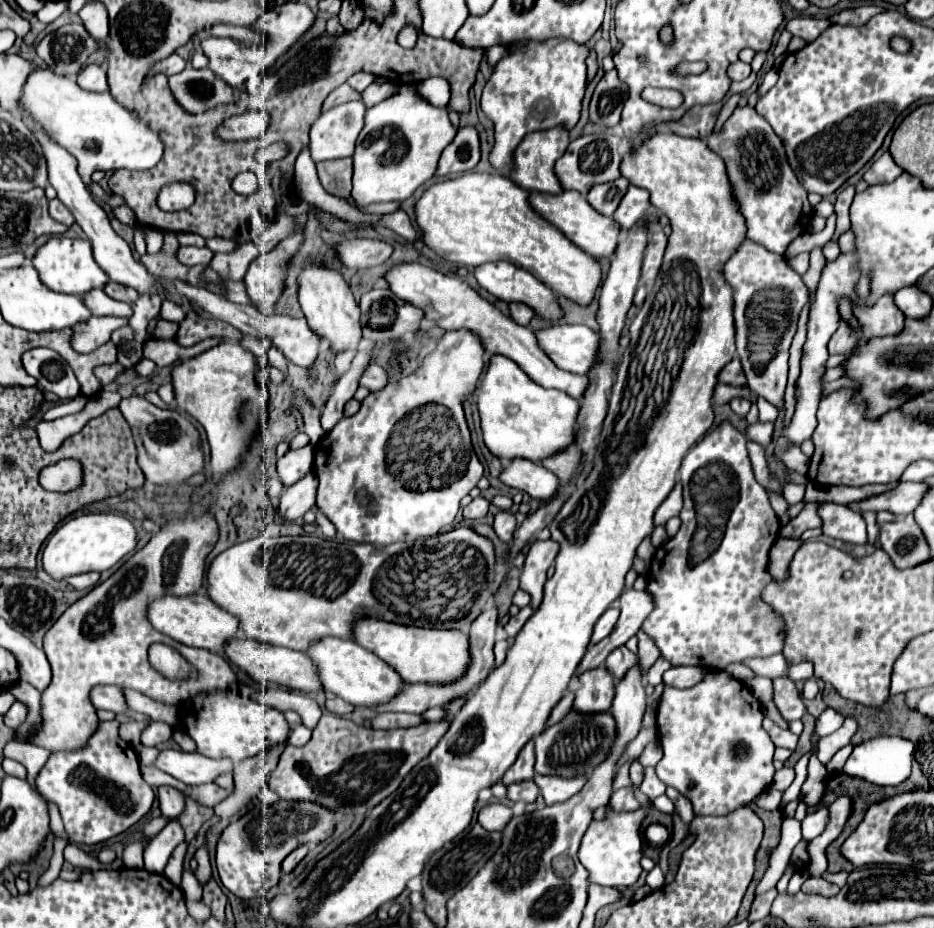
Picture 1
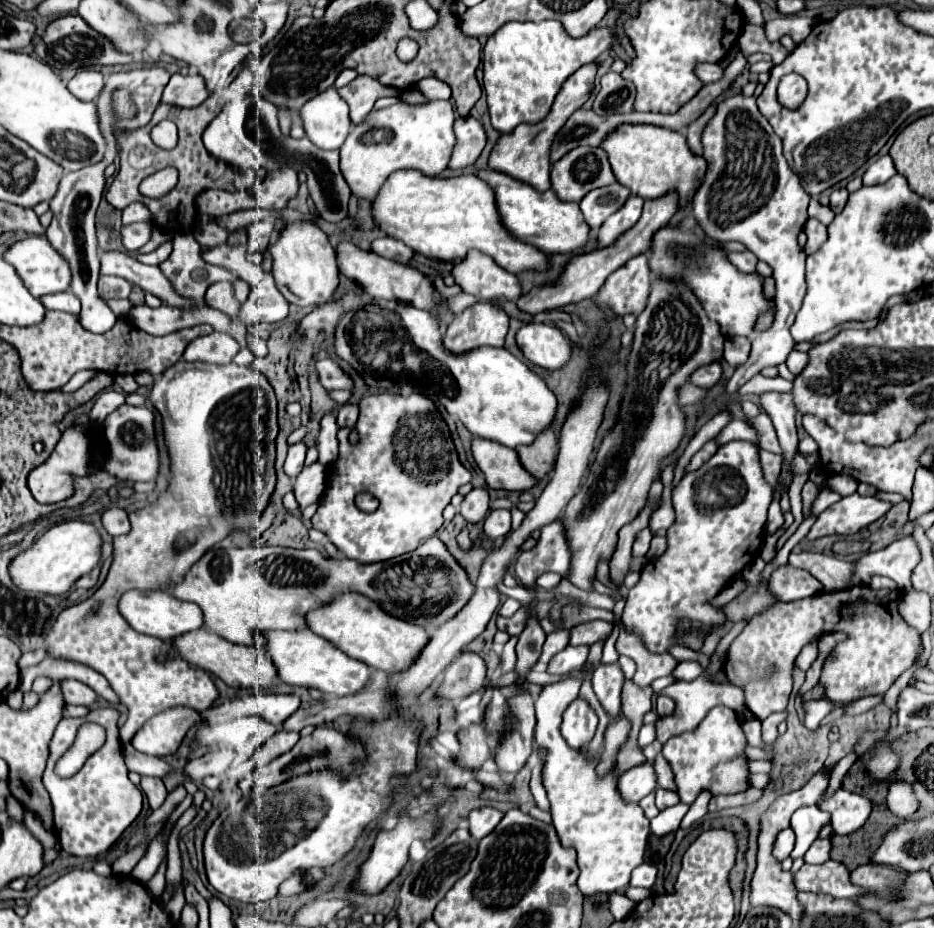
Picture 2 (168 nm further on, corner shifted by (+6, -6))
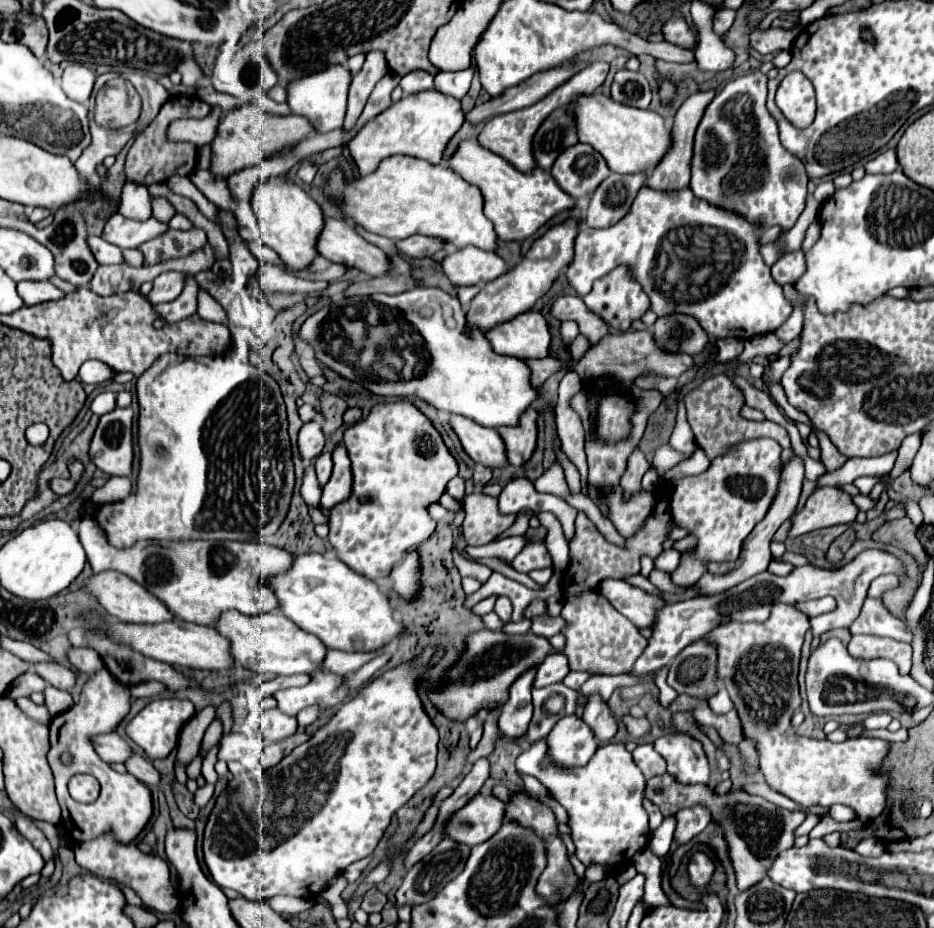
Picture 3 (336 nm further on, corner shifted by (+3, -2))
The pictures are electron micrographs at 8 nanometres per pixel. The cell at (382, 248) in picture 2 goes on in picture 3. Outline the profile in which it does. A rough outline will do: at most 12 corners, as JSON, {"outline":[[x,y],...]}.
{"outline":[[411,235],[397,241],[403,255],[433,257],[443,239]]}

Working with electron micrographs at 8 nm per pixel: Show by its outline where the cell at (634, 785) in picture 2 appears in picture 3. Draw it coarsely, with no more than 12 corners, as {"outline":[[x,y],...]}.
{"outline":[[651,741],[633,751],[645,779],[665,773],[665,759]]}

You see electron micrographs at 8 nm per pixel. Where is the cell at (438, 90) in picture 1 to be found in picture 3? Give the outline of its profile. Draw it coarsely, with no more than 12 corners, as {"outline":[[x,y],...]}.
{"outline":[[471,52],[471,67],[457,73],[437,73],[435,89],[461,99],[477,69]]}

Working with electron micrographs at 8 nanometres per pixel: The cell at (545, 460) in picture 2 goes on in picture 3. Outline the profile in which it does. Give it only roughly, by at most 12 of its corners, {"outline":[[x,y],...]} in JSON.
{"outline":[[537,411],[499,427],[507,463],[523,465],[537,445]]}

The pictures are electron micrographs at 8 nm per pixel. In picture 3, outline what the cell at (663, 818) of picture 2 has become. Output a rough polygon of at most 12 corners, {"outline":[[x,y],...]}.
{"outline":[[665,817],[650,833],[649,847],[658,857],[669,852],[675,817]]}

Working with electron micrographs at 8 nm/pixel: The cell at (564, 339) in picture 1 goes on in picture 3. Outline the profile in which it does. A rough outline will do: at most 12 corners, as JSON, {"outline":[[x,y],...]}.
{"outline":[[541,311],[483,333],[493,351],[517,359],[549,353]]}

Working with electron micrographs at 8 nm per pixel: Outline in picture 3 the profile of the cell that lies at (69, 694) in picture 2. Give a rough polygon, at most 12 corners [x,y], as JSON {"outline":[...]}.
{"outline":[[37,663],[35,673],[57,689],[69,691],[75,675],[59,663]]}

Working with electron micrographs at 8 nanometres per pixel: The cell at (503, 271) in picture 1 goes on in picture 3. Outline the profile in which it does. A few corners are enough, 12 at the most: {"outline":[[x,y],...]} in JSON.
{"outline":[[469,245],[447,253],[441,269],[463,287],[507,271],[495,251]]}

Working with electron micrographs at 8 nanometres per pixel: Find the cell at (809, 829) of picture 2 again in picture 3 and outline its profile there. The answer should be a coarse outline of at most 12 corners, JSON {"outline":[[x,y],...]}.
{"outline":[[833,805],[829,815],[835,821],[853,821],[857,813],[845,805]]}

